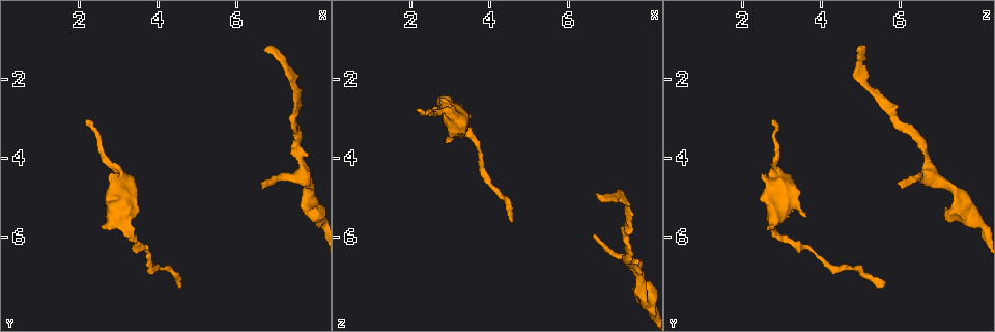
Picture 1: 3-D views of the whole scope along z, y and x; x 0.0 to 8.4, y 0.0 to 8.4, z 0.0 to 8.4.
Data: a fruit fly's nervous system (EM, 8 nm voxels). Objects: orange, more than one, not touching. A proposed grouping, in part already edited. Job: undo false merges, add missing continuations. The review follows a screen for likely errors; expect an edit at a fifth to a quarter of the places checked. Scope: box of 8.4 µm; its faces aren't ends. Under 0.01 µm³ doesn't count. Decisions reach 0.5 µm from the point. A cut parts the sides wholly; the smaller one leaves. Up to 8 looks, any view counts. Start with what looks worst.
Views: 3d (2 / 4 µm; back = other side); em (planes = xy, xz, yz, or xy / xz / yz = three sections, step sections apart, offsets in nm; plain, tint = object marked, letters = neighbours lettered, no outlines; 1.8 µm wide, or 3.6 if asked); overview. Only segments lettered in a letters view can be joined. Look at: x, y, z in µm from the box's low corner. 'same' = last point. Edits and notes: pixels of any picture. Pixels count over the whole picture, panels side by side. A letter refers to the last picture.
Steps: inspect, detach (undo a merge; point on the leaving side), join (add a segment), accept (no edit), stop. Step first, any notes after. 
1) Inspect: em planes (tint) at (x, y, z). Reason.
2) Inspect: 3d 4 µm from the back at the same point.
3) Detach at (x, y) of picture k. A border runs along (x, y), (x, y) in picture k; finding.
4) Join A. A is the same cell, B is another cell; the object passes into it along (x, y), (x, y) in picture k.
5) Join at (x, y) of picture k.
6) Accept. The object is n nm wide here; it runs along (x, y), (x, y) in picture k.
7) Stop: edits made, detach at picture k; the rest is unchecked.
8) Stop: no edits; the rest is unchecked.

Inspect: em 3.6 µm planes (letters) at (4.55, 7.25, 5.60). Tapers out.

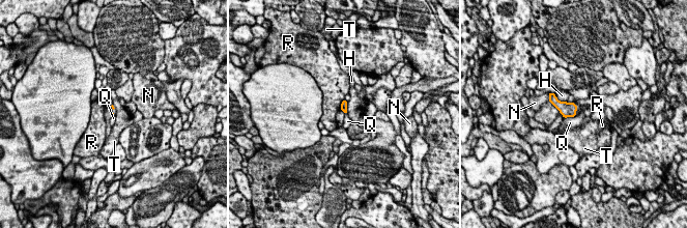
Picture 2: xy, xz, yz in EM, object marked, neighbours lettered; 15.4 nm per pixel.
Accept. H, N, Q, R and T are other cells; a border runs along (575, 114), (564, 118) in picture 2; none of them fits.

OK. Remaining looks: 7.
Inspect: em planes (plain) at (6.70, 1.30, 4.90). End of a long branch.

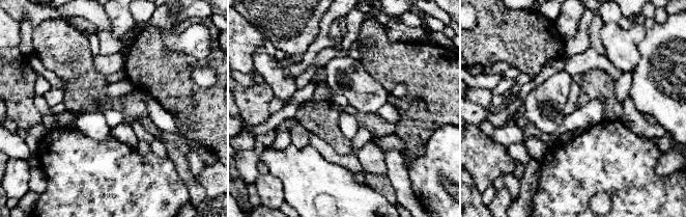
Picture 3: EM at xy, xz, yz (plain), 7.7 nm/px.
Inspect: em planes (tint) at the same point. Where the object lies.

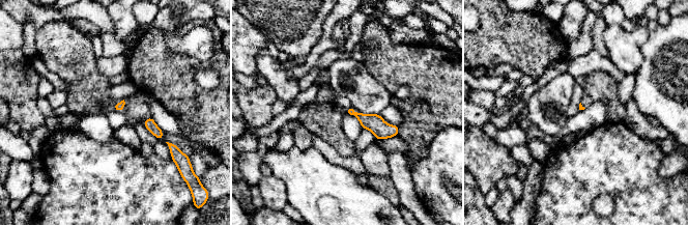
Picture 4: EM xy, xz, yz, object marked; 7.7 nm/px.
Inspect: em planes (letters) at the same point. See the neighbours.

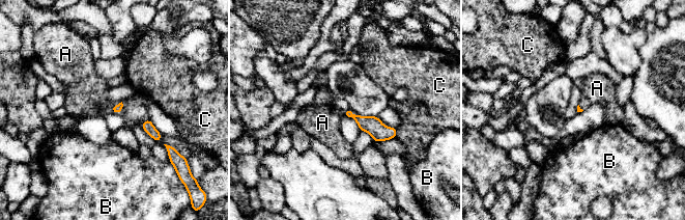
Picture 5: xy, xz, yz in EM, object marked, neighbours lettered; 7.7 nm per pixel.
Join A. A is the same cell, B and C are other cells; the object passes into it along (116, 109), (112, 109), (87, 94) in picture 5; it goes on there.

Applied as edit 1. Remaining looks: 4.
Inspect: 3d 2 µm at (6.70, 4.80, 6.00). Branch stops here.

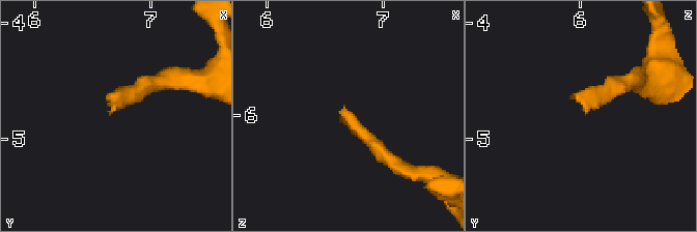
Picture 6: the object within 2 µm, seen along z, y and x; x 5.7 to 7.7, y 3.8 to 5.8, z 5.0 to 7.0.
Inspect: em yz step 4 (letters) at (6.66, 4.76, 6.04).

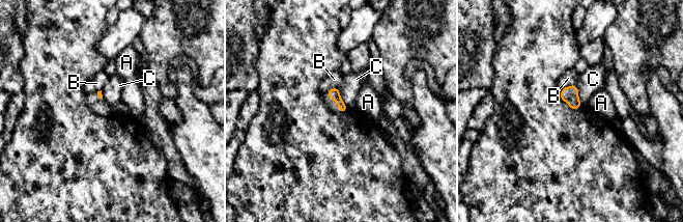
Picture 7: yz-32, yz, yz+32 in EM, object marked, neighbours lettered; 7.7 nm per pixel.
Accept. A, B and C are other cells; a border runs along (574, 84), (581, 105) in picture 7; no lettered segment goes on from it.

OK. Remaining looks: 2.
Stop: edits made, join at picture 5; the rest is unchecked.

